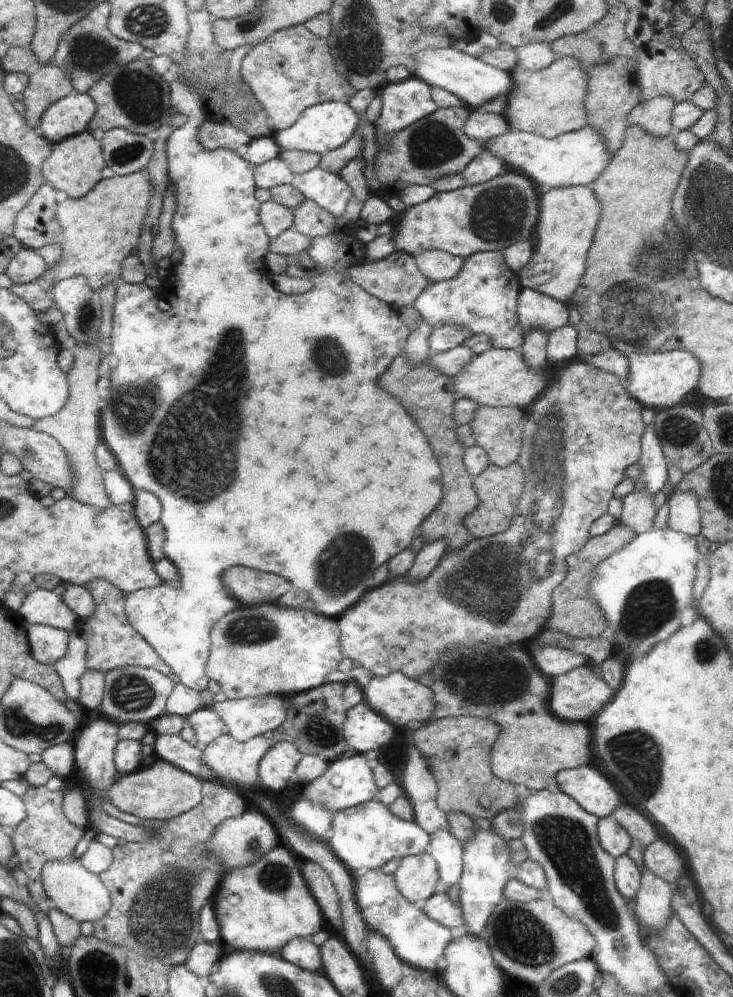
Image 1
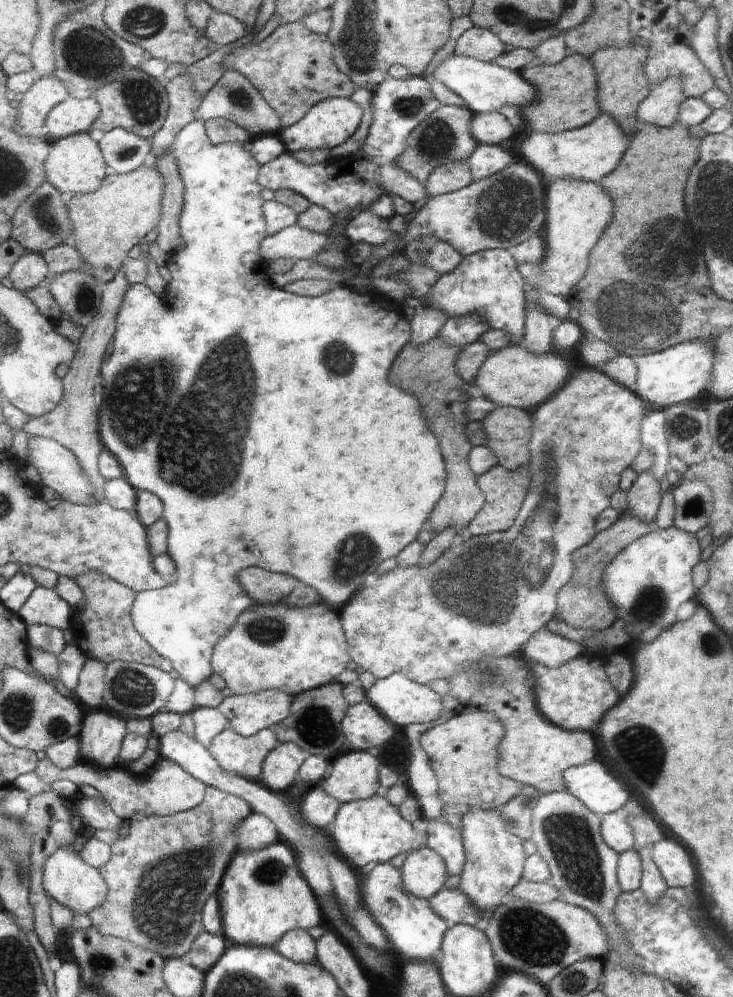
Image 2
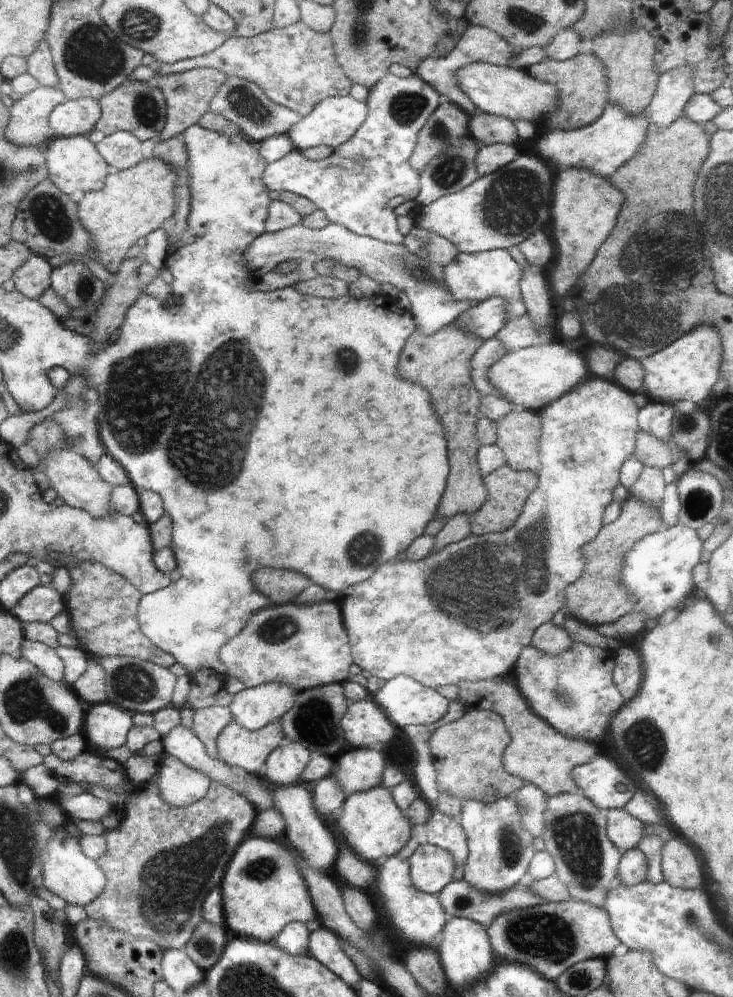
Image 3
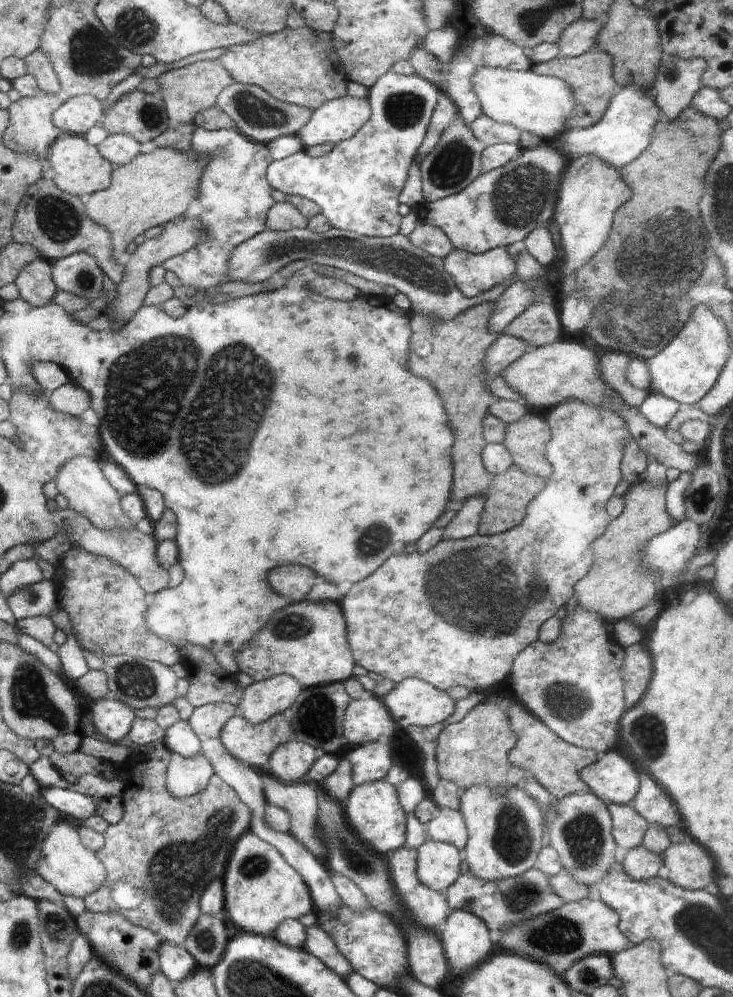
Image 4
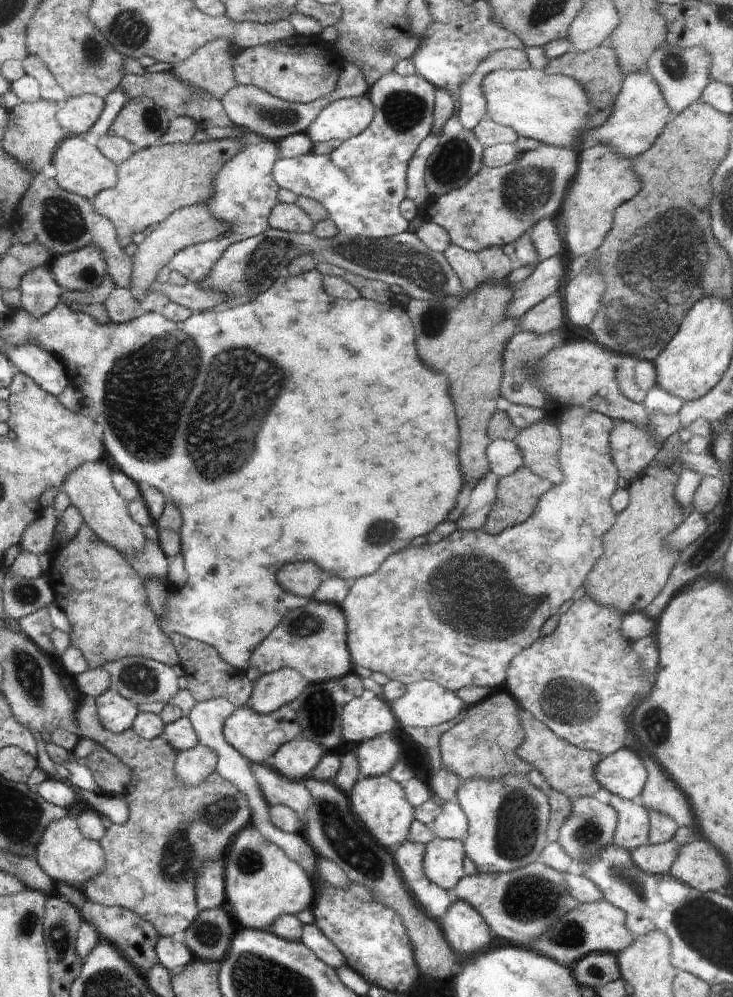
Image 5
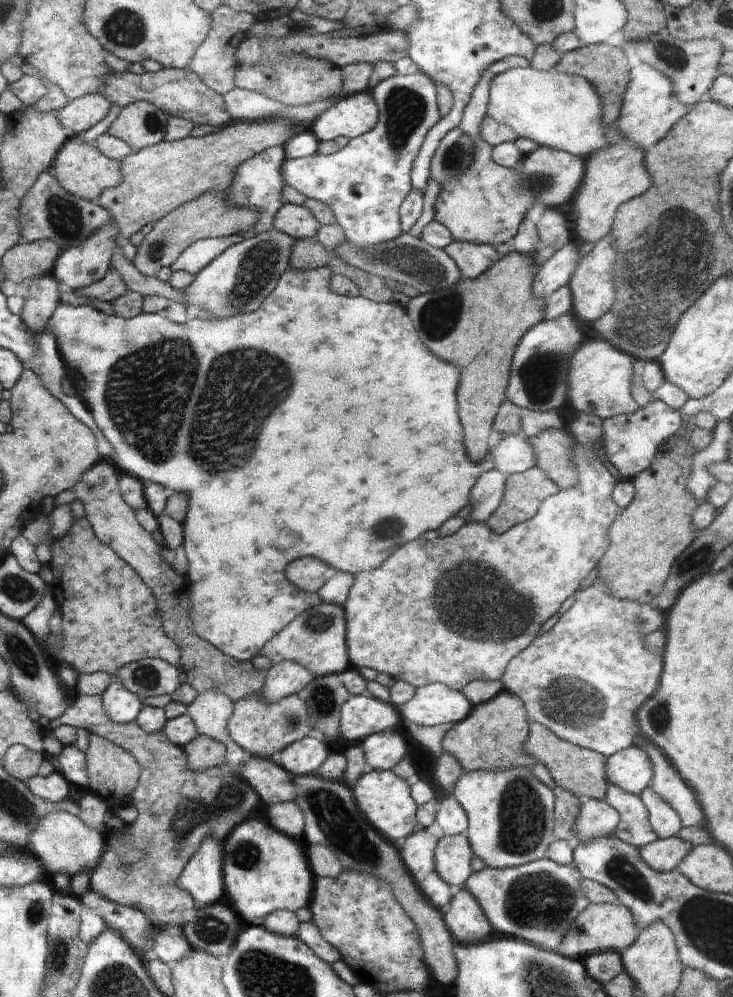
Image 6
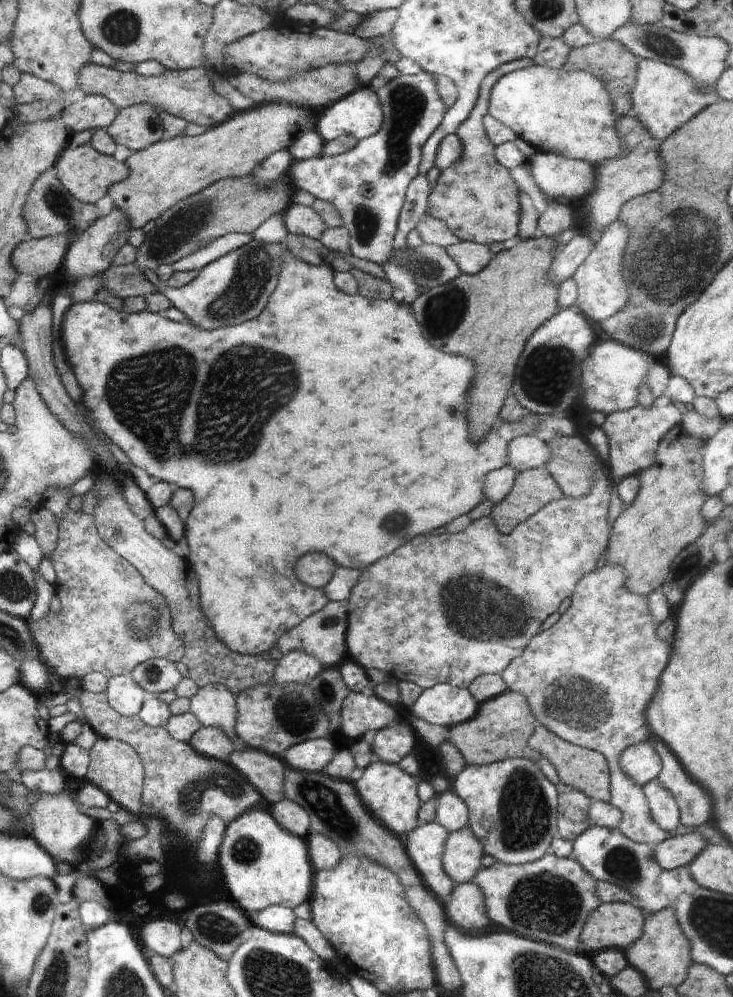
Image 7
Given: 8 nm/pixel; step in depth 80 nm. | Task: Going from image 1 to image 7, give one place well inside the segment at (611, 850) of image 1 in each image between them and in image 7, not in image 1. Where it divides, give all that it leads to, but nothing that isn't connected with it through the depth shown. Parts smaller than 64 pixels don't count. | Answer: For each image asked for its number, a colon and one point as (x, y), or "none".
2: (616, 830)
3: (625, 830)
4: (629, 826)
5: (632, 830)
6: (634, 827)
7: (607, 639)

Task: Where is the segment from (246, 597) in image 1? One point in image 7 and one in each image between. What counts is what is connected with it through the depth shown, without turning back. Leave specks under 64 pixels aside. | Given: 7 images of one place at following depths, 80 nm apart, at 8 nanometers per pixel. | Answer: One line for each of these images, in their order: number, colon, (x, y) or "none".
2: (266, 587)
3: (282, 586)
4: (294, 582)
5: (301, 578)
6: (310, 574)
7: (316, 570)

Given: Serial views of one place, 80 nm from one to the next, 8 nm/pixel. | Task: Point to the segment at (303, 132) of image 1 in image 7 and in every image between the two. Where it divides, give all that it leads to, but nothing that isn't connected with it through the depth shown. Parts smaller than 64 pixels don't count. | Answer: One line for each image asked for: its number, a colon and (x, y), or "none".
2: (331, 122)
3: (334, 120)
4: (339, 119)
5: (343, 119)
6: (351, 116)
7: (360, 114)

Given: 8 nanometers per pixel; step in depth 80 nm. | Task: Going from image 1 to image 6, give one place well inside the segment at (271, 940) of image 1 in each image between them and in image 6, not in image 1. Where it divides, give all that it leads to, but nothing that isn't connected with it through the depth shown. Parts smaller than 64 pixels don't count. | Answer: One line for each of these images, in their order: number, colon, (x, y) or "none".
2: (262, 896)
3: (262, 891)
4: (262, 889)
5: (262, 883)
6: (264, 870)

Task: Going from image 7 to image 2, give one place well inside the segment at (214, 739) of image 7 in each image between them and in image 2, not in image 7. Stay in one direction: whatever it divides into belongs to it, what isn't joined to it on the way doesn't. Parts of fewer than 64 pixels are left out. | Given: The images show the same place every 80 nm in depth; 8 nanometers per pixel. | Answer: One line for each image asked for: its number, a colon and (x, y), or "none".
2: (169, 789)
3: (179, 785)
4: (185, 777)
5: (192, 766)
6: (203, 752)

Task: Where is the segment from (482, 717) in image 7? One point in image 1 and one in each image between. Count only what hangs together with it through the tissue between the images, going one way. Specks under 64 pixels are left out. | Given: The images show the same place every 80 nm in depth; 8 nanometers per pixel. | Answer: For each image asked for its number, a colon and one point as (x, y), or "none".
1: (457, 750)
2: (463, 752)
3: (467, 754)
4: (475, 750)
5: (484, 745)
6: (496, 729)

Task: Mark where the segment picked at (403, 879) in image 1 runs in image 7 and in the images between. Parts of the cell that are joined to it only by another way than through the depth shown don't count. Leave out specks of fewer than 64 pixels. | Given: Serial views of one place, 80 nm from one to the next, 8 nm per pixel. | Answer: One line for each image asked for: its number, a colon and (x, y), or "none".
2: (424, 872)
3: (432, 868)
4: (438, 863)
5: (444, 858)
6: (453, 854)
7: (462, 857)

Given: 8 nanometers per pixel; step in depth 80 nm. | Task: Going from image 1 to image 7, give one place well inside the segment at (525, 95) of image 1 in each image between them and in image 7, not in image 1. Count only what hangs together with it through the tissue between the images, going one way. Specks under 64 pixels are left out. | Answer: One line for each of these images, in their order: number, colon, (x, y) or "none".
2: (569, 92)
3: (581, 80)
4: (590, 75)
5: (597, 70)
6: (604, 65)
7: (610, 61)

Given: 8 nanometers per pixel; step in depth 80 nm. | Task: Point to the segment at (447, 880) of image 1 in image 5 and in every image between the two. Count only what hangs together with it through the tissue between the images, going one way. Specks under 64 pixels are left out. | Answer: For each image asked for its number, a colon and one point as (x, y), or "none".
2: (446, 840)
3: (444, 831)
4: (448, 826)
5: (451, 823)

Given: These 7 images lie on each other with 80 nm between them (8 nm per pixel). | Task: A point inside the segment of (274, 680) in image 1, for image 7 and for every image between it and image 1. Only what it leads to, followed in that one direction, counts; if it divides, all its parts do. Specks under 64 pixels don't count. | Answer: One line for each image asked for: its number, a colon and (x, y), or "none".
2: (276, 646)
3: (305, 645)
4: (308, 641)
5: (311, 639)
6: (315, 638)
7: (322, 634)

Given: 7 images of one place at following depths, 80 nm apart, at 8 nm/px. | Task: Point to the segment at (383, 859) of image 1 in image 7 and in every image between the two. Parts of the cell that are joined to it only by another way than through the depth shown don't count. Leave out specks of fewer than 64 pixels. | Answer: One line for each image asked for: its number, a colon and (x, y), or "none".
2: (365, 831)
3: (370, 820)
4: (373, 809)
5: (381, 804)
6: (385, 798)
7: (389, 793)

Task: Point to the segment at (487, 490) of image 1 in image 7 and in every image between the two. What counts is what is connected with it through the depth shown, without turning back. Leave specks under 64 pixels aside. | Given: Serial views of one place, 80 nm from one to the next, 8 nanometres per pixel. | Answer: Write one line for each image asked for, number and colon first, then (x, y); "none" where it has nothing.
2: (504, 490)
3: (508, 490)
4: (505, 505)
5: (517, 494)
6: (523, 492)
7: (533, 488)

